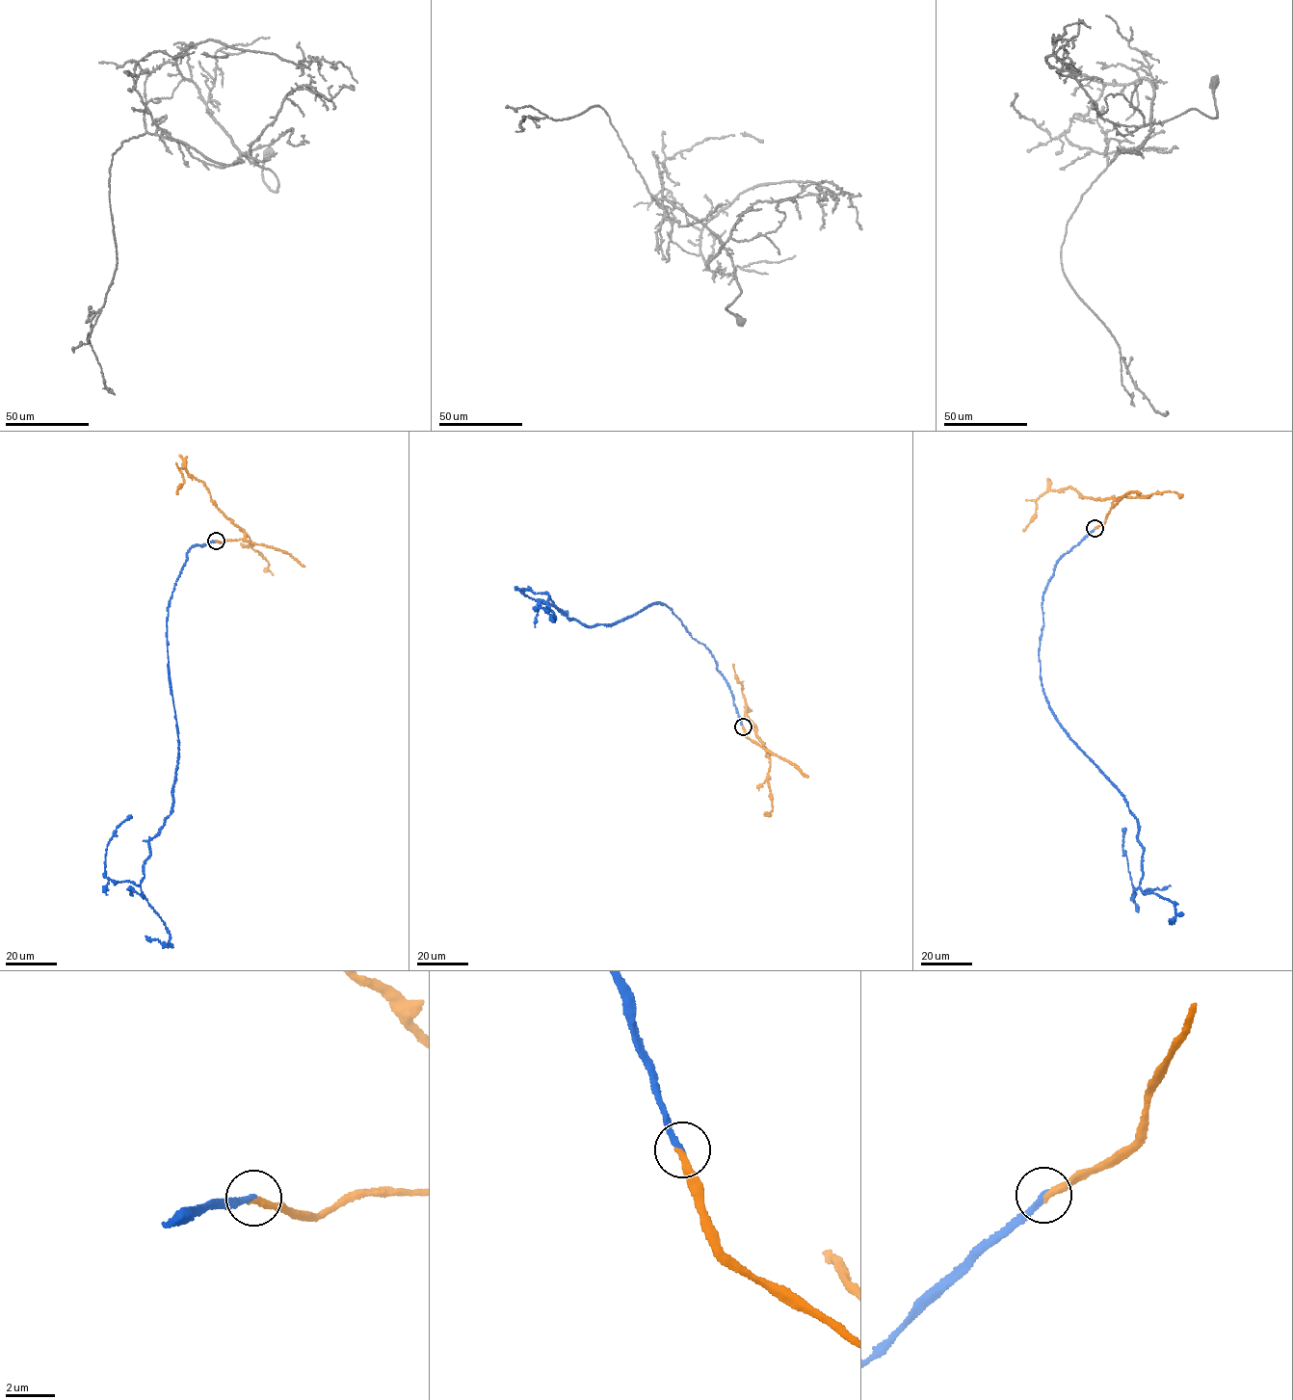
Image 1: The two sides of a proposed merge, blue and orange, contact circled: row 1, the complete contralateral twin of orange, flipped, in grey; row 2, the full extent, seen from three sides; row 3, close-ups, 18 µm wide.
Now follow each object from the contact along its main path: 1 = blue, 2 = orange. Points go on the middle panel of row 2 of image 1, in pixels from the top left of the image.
1: (743, 726), (709, 651), (666, 604), (591, 626), (569, 620), (547, 594), (523, 591), (568, 615)
2: (743, 726), (745, 735), (769, 755), (747, 715), (743, 689), (732, 663)

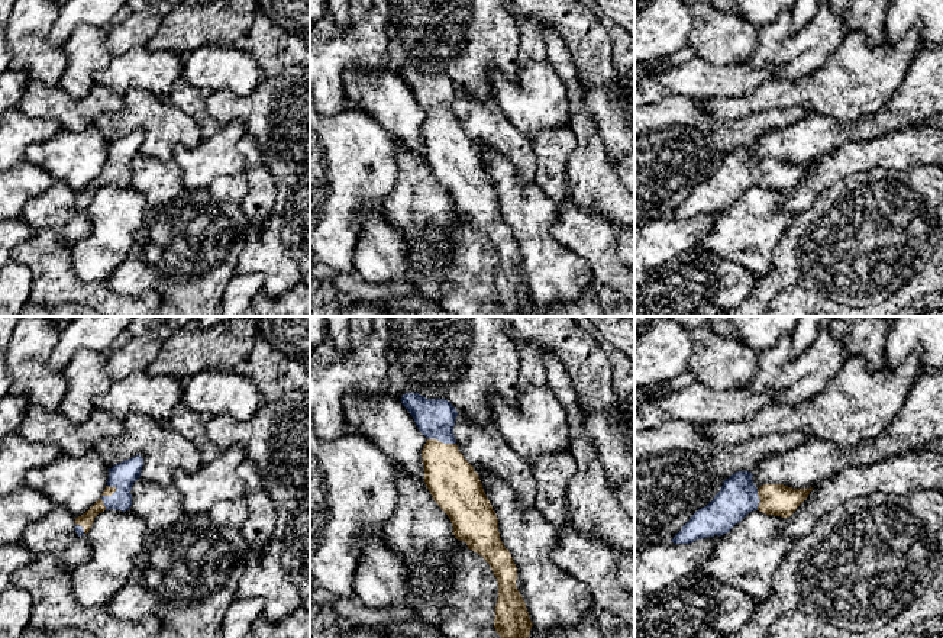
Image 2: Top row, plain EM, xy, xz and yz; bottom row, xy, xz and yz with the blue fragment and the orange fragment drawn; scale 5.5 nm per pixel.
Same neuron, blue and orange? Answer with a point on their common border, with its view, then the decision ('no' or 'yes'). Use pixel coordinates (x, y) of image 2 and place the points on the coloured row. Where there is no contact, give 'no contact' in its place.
xz (442, 441) | yes

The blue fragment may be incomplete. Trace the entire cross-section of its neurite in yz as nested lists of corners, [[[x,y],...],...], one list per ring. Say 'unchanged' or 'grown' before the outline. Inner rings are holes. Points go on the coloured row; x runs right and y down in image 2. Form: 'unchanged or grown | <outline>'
grown | [[[737,471],[726,478],[714,499],[698,509],[671,542],[691,544],[707,536],[724,535],[753,510],[789,518],[813,490],[784,484],[763,484],[756,489],[752,477],[749,471]]]

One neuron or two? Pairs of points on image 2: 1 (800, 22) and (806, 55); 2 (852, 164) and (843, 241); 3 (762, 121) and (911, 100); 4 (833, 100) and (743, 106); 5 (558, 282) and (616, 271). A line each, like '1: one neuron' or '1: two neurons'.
1: two neurons
2: two neurons
3: two neurons
4: one neuron
5: two neurons

